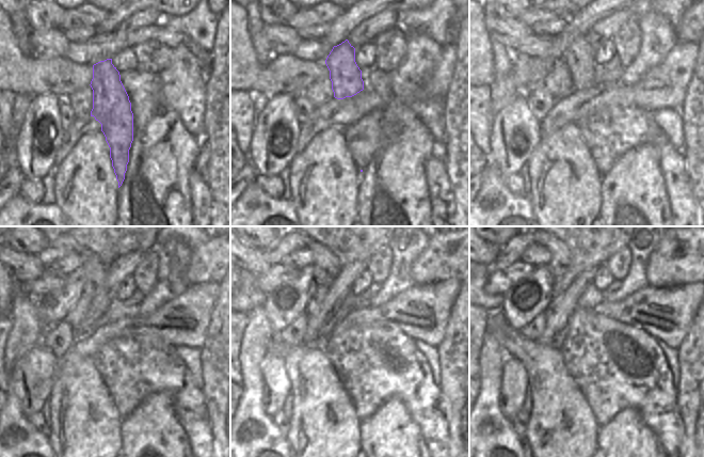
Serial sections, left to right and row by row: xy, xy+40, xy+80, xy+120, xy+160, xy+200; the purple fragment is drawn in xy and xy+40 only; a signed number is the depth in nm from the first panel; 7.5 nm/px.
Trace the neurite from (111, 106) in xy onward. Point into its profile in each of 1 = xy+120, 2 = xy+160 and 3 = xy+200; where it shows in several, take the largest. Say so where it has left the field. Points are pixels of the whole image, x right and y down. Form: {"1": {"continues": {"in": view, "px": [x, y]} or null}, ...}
{"1": {"continues": {"in": "xy+120", "px": [95, 285]}}, "2": {"continues": {"in": "xy+160", "px": [325, 266]}}, "3": {"continues": {"in": "xy+200", "px": [560, 254]}}}

